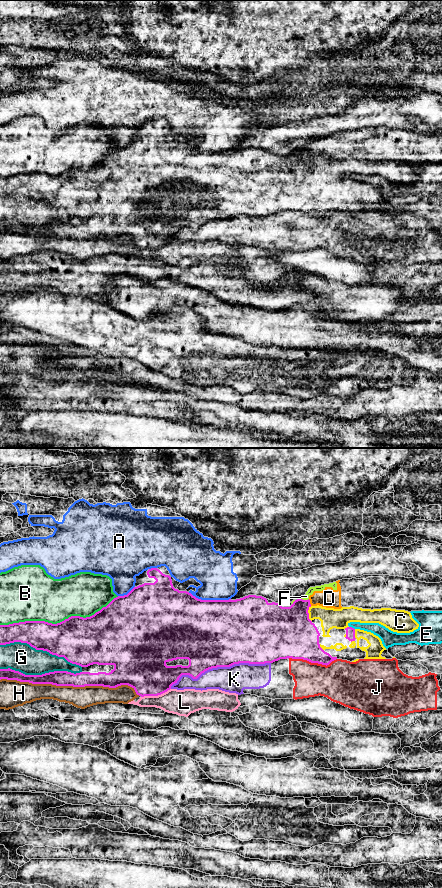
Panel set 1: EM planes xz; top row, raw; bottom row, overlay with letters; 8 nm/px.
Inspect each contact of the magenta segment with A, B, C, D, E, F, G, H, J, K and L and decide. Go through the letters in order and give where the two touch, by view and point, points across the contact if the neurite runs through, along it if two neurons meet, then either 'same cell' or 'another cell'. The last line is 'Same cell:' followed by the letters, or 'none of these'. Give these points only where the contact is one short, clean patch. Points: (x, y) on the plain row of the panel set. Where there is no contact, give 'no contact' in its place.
A: xz (209, 152) | another cell
B: xz (60, 174) | another cell
C: xz (308, 166) | same cell
D: xz (309, 154) | along xz (308, 151), (311, 157) | another cell
E: xz (351, 179) | another cell
F: xz (304, 152) | another cell
G: xz (41, 201) | another cell
H: xz (70, 237) | another cell
J: xz (312, 214) | another cell
K: xz (219, 218) | another cell
L: xz (155, 247) | another cell
Same cell: C

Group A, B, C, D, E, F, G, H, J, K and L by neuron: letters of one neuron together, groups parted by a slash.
A / B / C / D F / E / G / H L / J K

